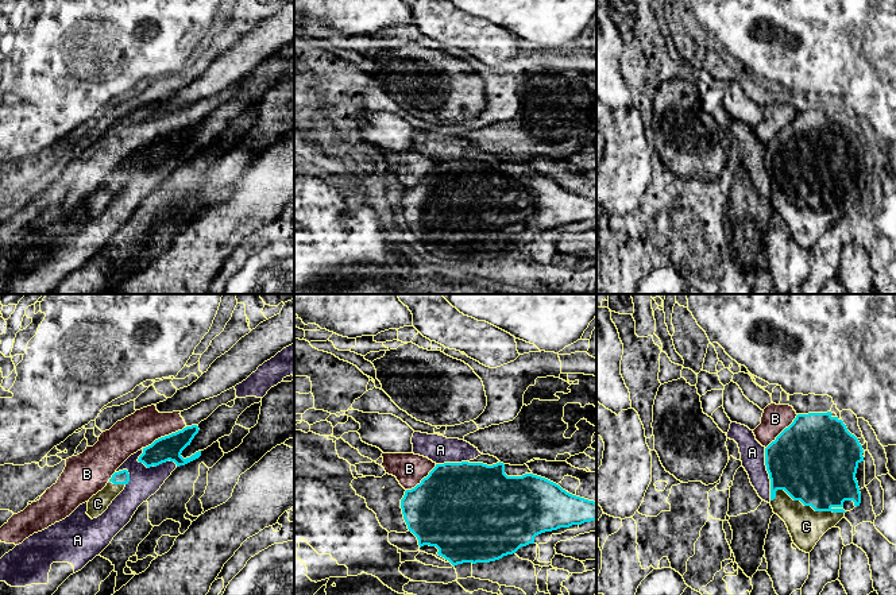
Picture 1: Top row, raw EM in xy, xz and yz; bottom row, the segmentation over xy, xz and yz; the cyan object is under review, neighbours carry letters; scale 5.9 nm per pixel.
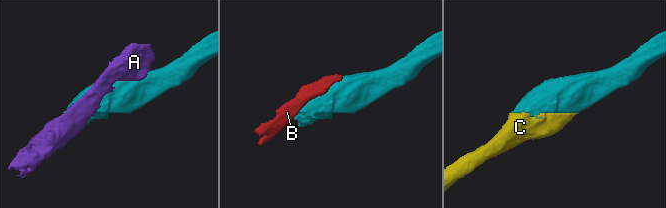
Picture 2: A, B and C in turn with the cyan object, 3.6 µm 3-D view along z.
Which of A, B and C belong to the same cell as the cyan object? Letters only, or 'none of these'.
C

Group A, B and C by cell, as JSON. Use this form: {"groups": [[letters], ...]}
{"groups": [["A"], ["B"], ["C"]]}

